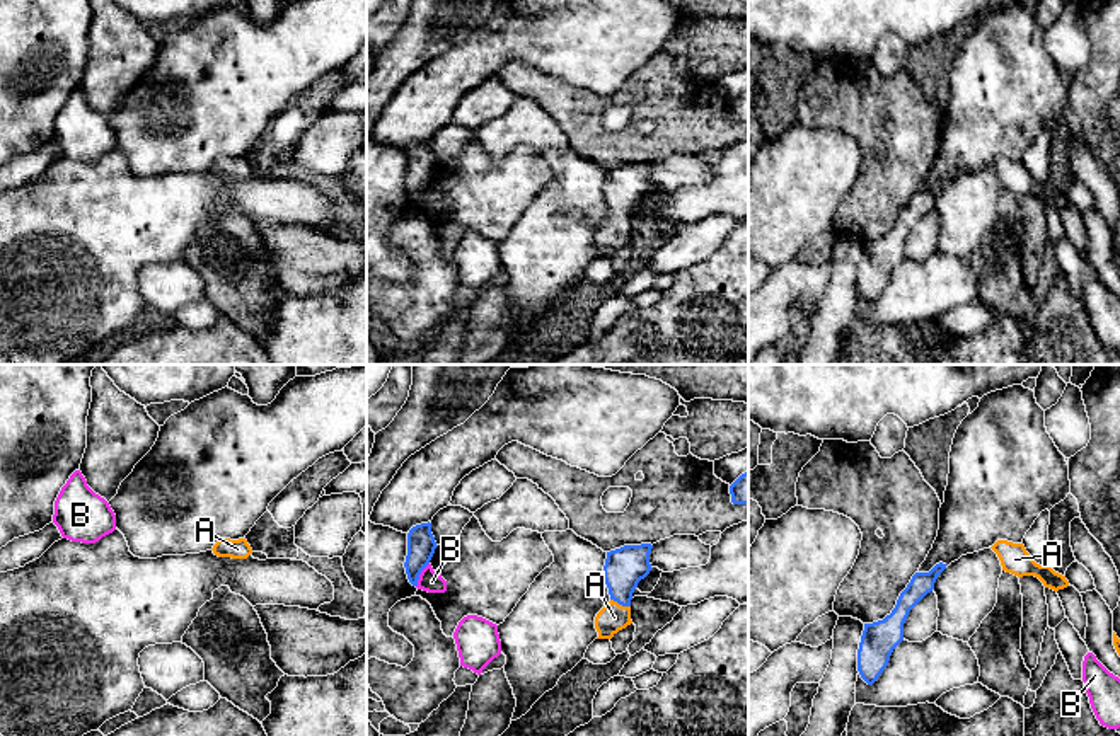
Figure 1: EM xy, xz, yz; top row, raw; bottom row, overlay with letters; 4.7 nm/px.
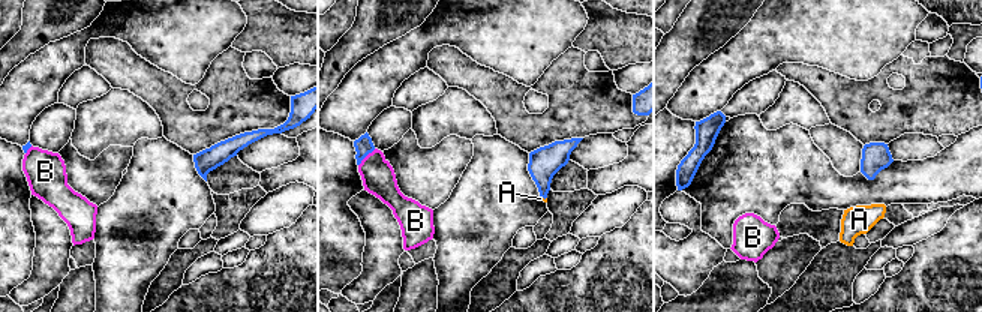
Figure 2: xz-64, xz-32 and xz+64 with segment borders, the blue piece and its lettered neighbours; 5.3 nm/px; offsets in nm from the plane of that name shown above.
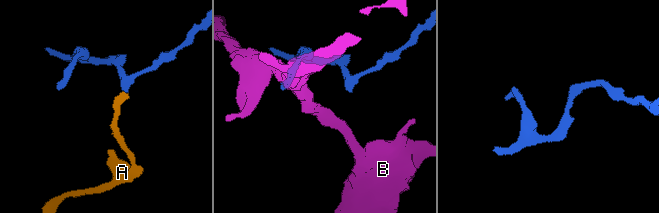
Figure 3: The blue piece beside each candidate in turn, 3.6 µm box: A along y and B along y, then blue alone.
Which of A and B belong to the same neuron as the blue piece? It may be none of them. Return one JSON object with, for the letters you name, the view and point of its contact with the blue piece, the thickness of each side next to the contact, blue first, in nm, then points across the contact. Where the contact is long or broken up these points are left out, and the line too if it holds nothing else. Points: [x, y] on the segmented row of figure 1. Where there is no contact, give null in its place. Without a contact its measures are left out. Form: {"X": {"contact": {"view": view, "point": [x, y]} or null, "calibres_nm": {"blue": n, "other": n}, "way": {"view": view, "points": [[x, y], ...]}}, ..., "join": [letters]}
{"A": {"contact": {"view": "xz", "point": [621, 603]}, "calibres_nm": {"blue": 190, "other": 140}, "way": {"view": "xz", "points": [[624, 568], [621, 573], [621, 603], [614, 617]]}}, "join": ["A"]}

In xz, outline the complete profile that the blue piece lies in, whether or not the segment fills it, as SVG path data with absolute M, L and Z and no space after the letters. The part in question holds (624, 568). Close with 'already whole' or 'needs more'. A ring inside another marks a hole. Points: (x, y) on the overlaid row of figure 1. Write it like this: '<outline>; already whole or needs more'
M641 543L607 552L603 579L610 601L595 617L597 639L612 639L632 624L631 600L638 583L653 569L649 564L651 549L651 543Z; needs more

